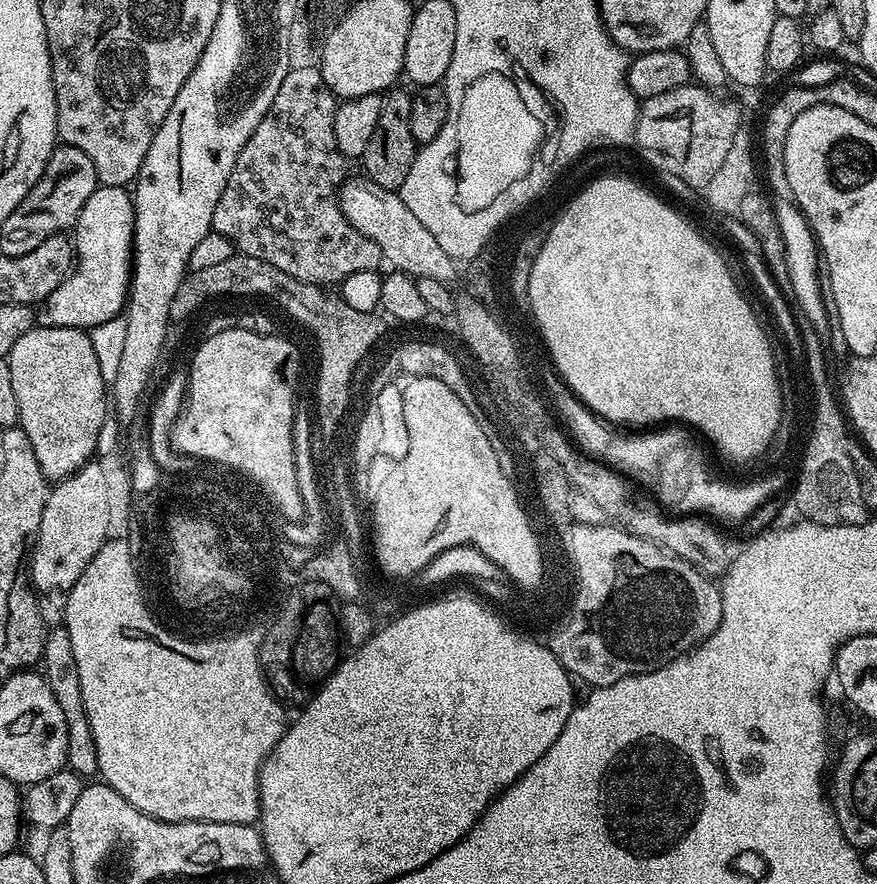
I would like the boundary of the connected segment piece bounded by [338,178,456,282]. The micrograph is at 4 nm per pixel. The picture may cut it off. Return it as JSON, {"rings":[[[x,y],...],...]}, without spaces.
{"rings":[[[367,178],[352,179],[345,179],[339,185],[340,209],[356,230],[366,234],[366,238],[370,238],[370,242],[378,246],[381,257],[387,263],[389,260],[395,271],[405,272],[413,278],[428,277],[451,281],[456,267],[455,261],[435,241],[434,234],[407,208],[406,202],[402,202],[399,191],[378,186]]]}

